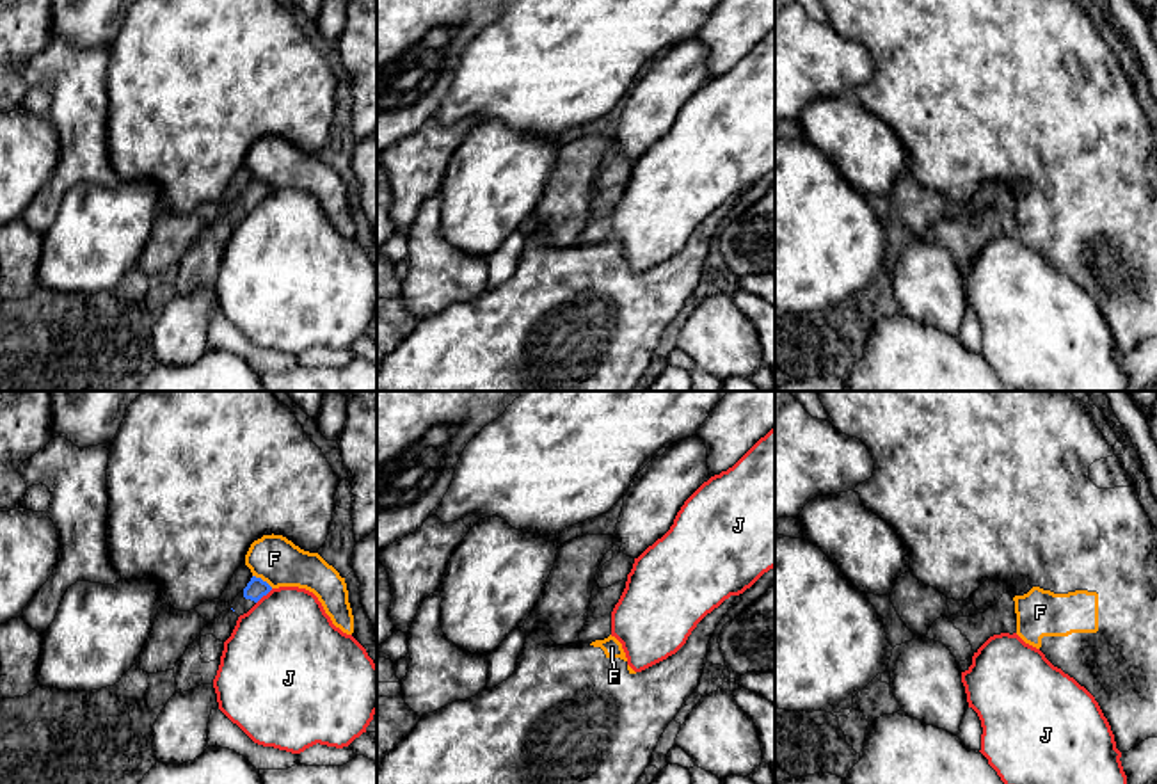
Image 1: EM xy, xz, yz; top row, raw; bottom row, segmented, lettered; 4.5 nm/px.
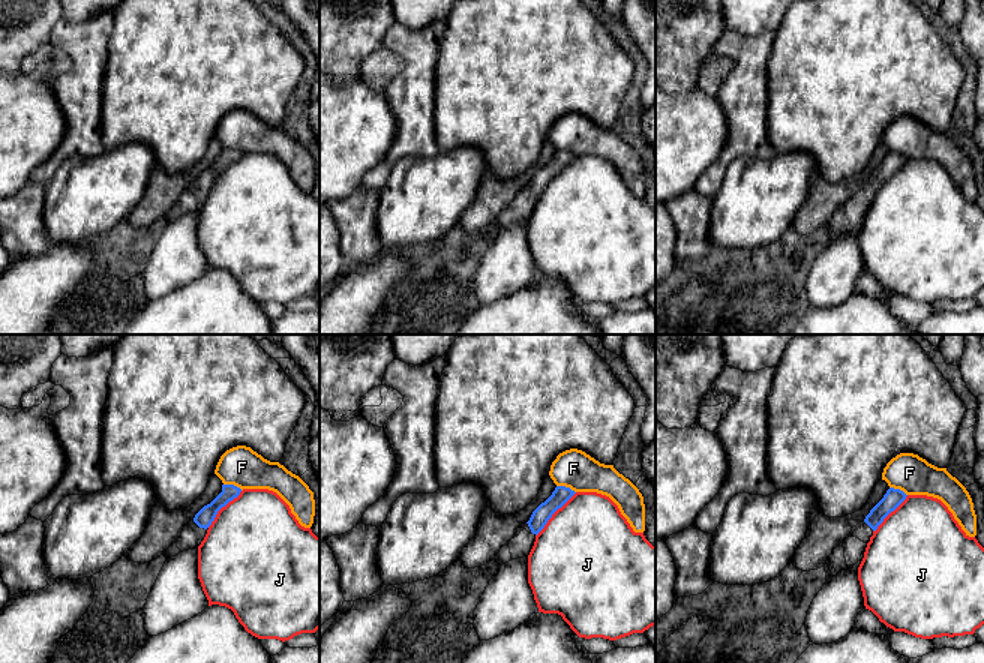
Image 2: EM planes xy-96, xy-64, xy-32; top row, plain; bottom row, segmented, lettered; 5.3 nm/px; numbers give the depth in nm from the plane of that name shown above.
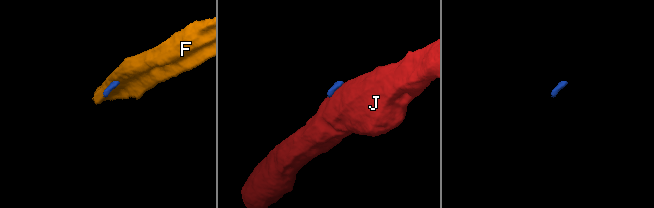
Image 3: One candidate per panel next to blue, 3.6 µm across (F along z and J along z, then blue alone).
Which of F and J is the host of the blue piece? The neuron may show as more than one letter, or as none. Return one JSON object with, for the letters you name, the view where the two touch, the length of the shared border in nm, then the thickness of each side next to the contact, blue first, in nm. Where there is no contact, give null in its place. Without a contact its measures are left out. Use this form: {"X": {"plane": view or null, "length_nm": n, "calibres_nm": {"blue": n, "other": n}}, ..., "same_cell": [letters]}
{"same_cell": []}

